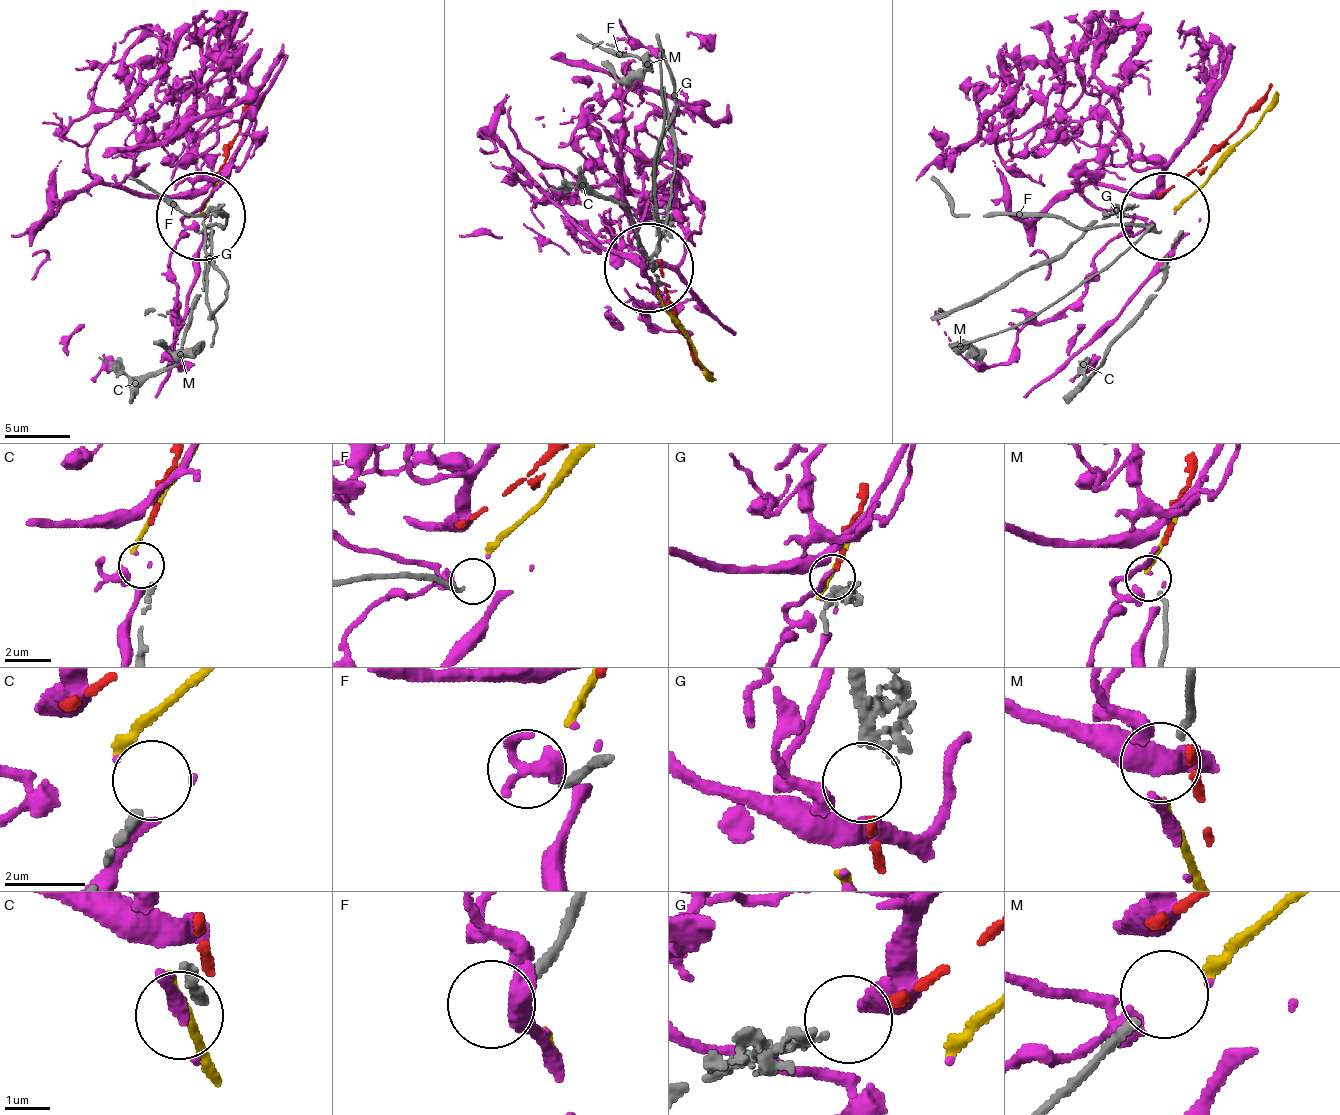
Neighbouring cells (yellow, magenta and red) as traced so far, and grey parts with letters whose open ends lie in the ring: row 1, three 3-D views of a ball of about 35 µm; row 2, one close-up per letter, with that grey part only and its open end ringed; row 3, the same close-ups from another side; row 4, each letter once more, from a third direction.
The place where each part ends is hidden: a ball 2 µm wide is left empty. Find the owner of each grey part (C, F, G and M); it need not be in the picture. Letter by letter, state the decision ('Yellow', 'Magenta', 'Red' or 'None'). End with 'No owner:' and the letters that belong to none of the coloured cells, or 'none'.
C: None
F: None
G: Red
M: None
No owner: C, F, M

